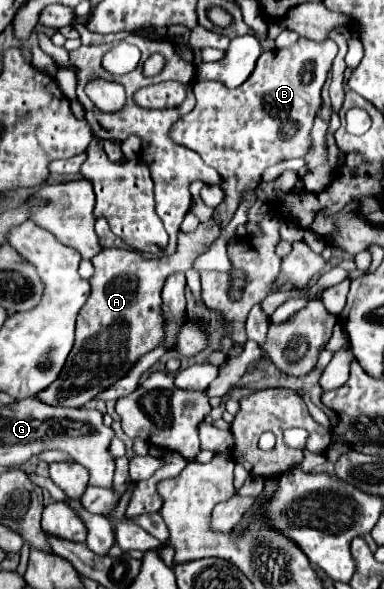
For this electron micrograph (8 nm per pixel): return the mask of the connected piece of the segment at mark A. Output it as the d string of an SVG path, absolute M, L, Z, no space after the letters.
M209 220L205 224L199 224L195 232L179 234L179 246L177 252L163 258L145 258L139 252L123 250L123 248L105 248L97 256L91 258L95 266L95 274L91 278L91 296L87 304L81 308L77 316L77 336L71 350L71 356L67 358L67 364L63 366L63 372L59 374L59 380L51 384L51 388L45 388L39 392L39 400L43 400L49 406L67 406L67 408L79 408L87 404L93 396L109 388L113 382L125 376L125 370L129 370L139 356L151 352L159 346L163 340L163 312L161 312L161 292L165 279L175 272L186 272L193 267L193 262L199 254L203 254L213 240L219 236L219 226Z

